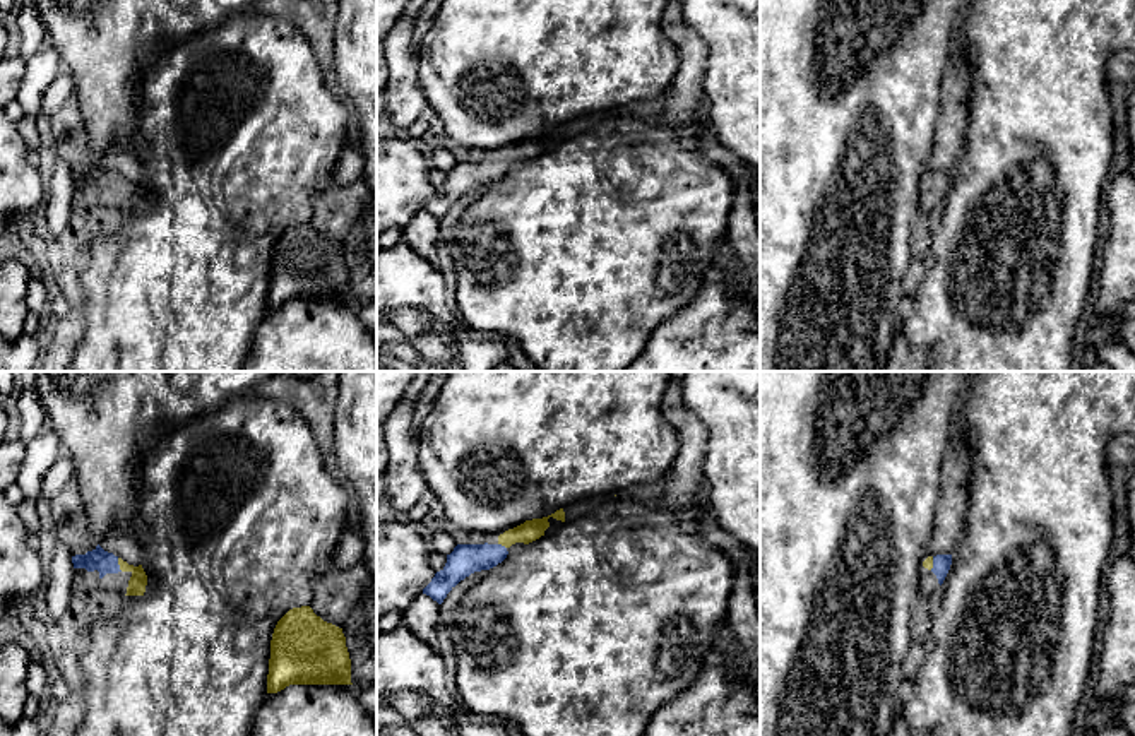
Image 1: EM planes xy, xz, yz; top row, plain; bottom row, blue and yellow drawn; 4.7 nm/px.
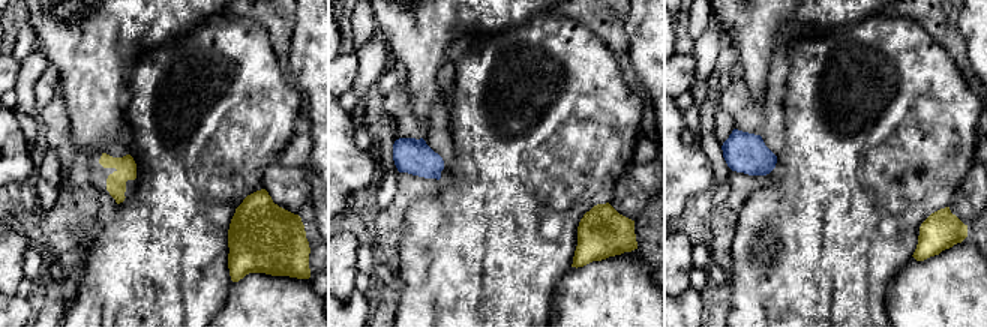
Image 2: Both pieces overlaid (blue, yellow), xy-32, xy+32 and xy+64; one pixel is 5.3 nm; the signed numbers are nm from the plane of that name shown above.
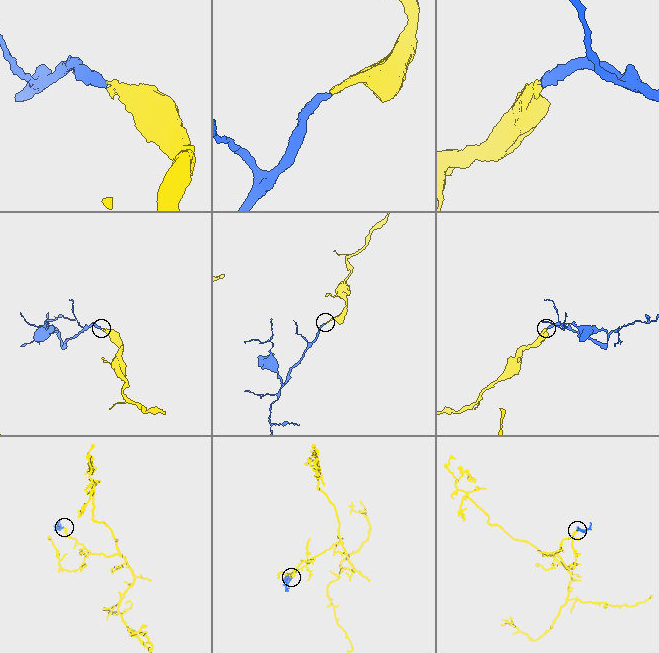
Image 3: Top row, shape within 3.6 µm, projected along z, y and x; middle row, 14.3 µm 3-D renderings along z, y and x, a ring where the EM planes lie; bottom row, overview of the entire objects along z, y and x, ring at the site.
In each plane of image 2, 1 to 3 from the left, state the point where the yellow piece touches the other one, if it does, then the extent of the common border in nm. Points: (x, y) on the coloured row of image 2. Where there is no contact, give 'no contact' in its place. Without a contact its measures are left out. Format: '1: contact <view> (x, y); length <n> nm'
1: no contact
2: no contact
3: no contact

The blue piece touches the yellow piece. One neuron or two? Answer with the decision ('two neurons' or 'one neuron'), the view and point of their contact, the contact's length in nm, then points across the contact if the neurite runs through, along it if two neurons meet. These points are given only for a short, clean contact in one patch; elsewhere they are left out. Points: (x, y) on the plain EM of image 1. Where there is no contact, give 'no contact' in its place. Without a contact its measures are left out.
one neuron; contact xy (118, 182); length 70 nm; way xy (103, 178), (118, 182), (129, 184), (137, 199)

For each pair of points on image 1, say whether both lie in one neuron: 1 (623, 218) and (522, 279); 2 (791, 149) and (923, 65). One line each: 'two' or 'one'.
1: one
2: one

